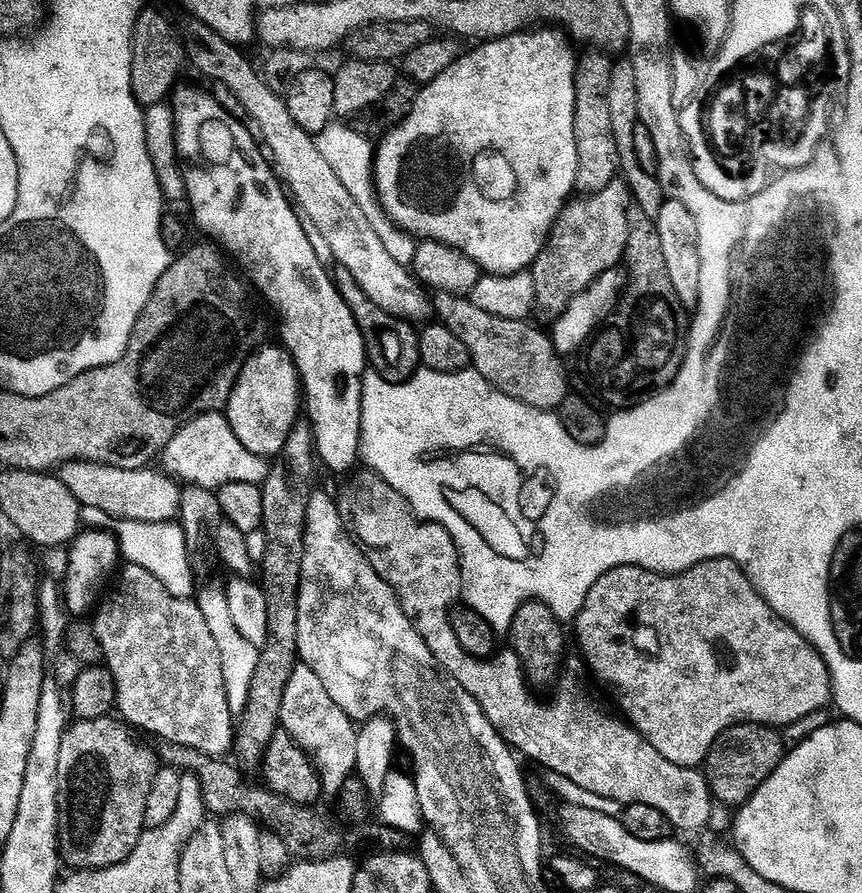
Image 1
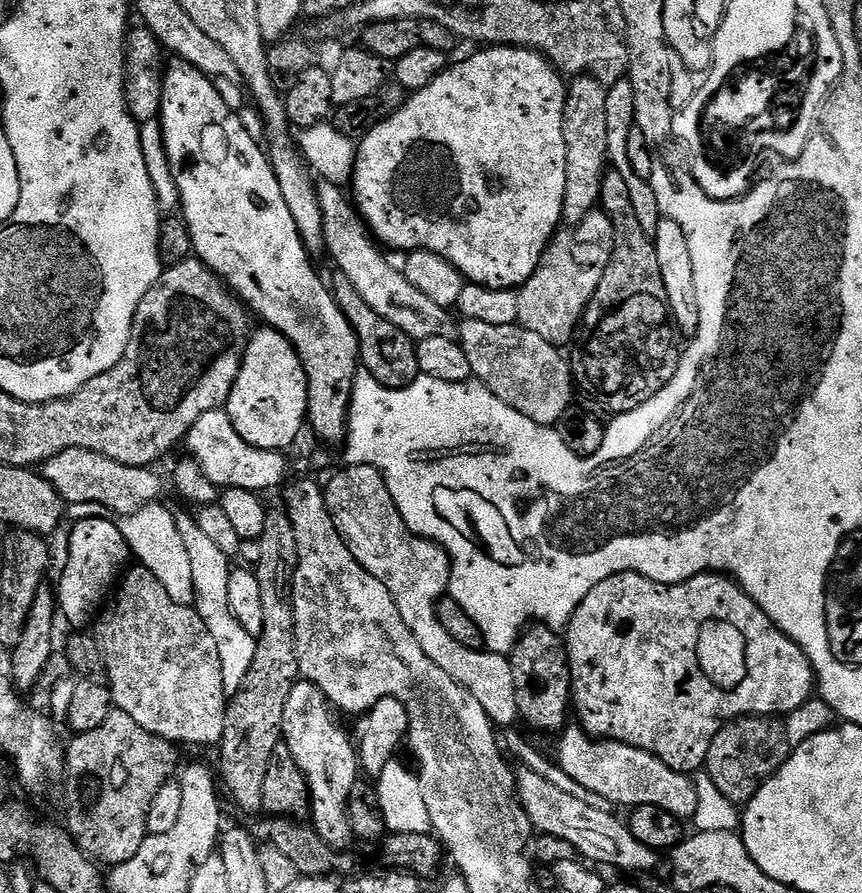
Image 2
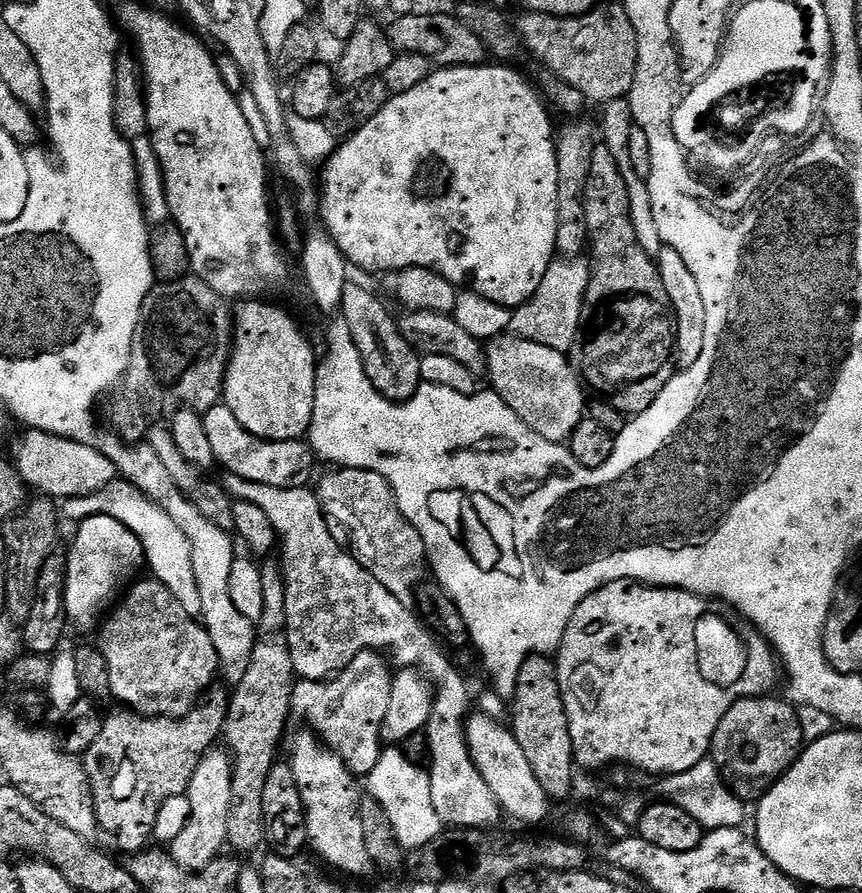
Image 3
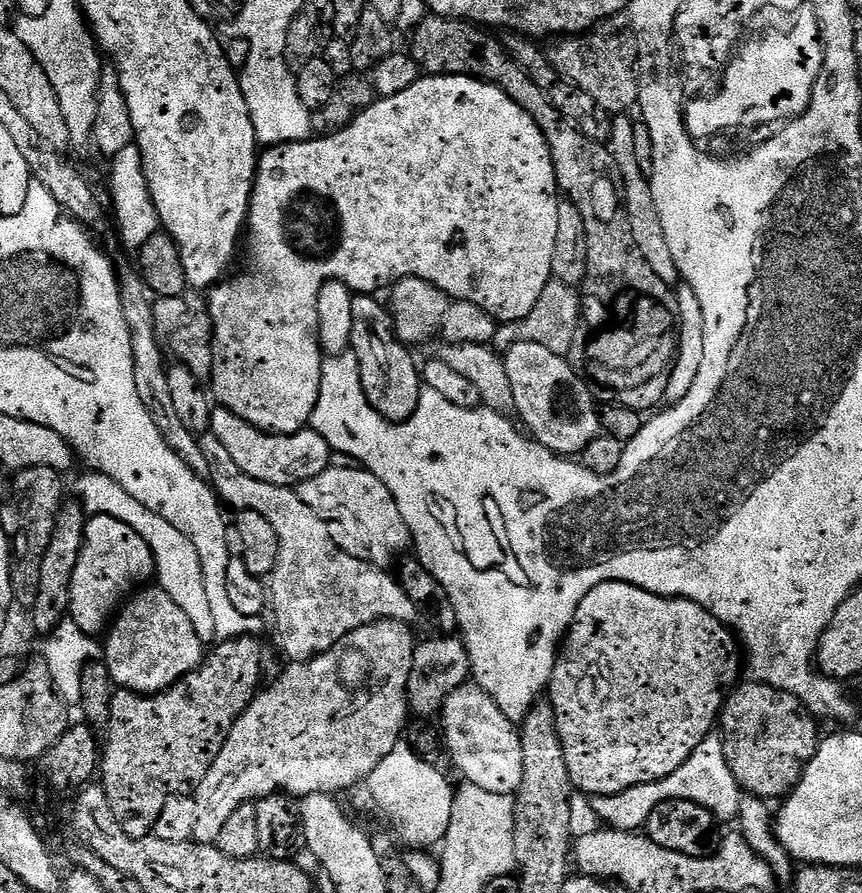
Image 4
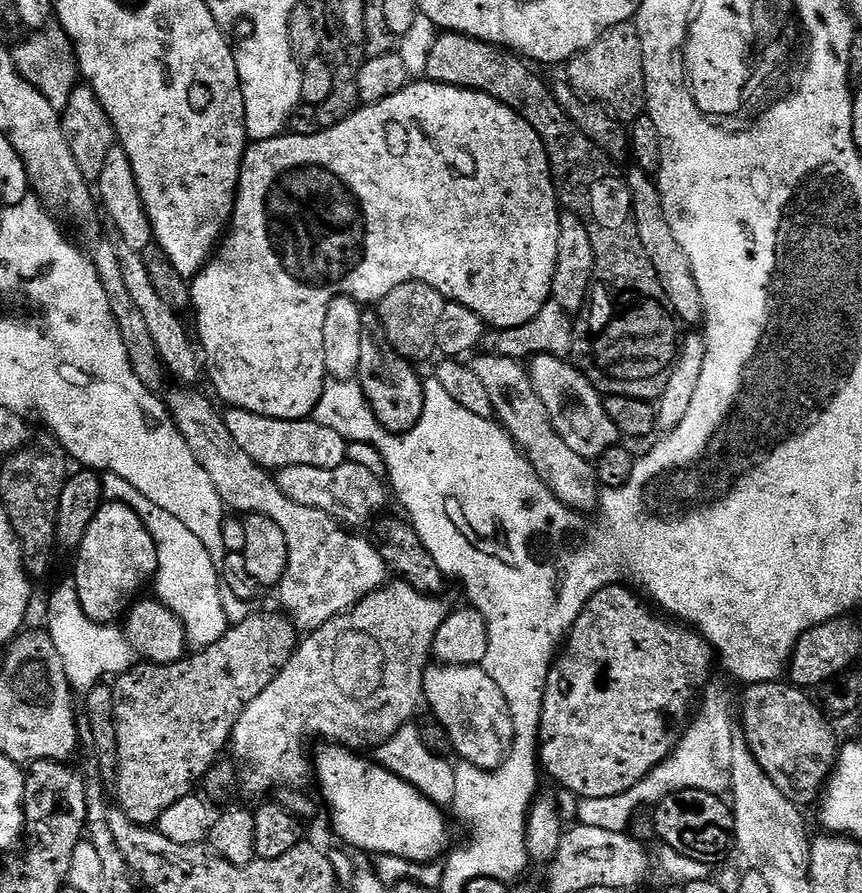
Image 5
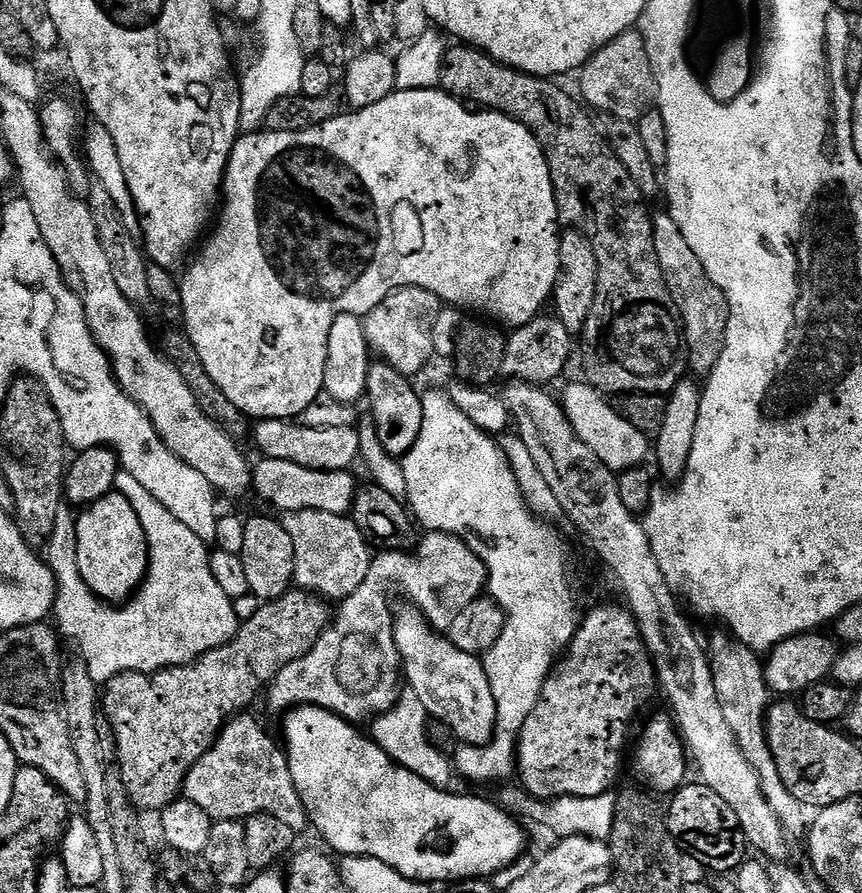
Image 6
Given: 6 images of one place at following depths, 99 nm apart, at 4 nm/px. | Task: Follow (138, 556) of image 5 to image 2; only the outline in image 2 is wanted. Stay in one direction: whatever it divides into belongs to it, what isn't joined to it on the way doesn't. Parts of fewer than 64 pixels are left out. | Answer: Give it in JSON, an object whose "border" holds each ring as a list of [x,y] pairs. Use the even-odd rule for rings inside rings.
{"border":[[[112,518],[77,520],[71,525],[72,537],[68,540],[68,561],[58,584],[58,612],[68,619],[72,630],[84,630],[95,621],[102,605],[109,599],[114,585],[129,567],[128,543],[119,523]]]}

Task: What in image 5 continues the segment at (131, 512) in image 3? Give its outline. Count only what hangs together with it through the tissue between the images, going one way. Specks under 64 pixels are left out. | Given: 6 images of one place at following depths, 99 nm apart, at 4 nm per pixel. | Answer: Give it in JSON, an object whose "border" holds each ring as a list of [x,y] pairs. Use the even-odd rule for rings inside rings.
{"border":[[[103,473],[104,500],[125,504],[138,514],[140,521],[146,526],[150,538],[154,538],[154,546],[158,550],[158,566],[154,577],[156,584],[155,595],[161,604],[164,604],[184,624],[184,632],[188,635],[189,645],[199,650],[218,642],[228,633],[229,623],[226,618],[226,610],[222,606],[222,576],[218,571],[218,565],[206,554],[206,546],[198,542],[193,534],[174,514],[161,510],[154,506],[146,494],[134,490],[126,478],[118,478],[118,474]]]}

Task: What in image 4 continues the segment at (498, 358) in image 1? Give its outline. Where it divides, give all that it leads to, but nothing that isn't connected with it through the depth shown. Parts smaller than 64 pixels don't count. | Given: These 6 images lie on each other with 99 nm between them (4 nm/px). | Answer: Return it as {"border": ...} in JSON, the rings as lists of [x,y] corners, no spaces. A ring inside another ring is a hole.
{"border":[[[520,342],[503,353],[502,359],[506,376],[510,378],[515,413],[520,414],[523,427],[537,444],[557,456],[572,458],[583,452],[595,436],[601,435],[598,401],[579,371],[565,357],[550,354],[546,346],[534,346],[534,342]]]}

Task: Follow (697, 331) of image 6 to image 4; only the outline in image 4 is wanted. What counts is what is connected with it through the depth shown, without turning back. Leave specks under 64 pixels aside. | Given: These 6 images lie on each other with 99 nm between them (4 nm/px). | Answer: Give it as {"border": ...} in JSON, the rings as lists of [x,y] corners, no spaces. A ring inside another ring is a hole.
{"border":[[[615,115],[608,145],[615,164],[619,166],[624,208],[627,210],[627,220],[630,222],[630,230],[633,231],[634,242],[637,242],[642,258],[653,267],[654,274],[672,286],[679,281],[677,263],[674,262],[674,256],[670,253],[670,246],[667,245],[666,236],[662,231],[662,222],[654,203],[651,181],[647,173],[644,173],[638,165],[638,157],[635,155],[634,124],[635,121],[629,115]]]}

